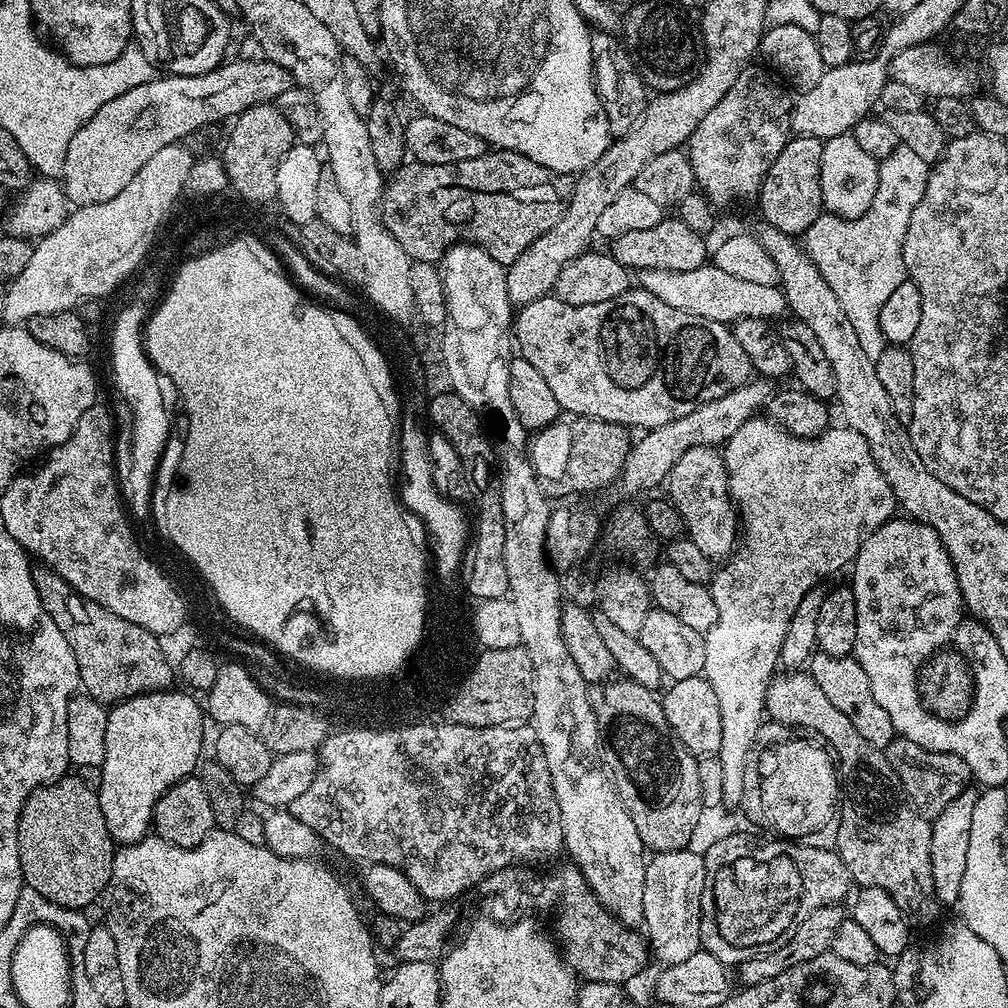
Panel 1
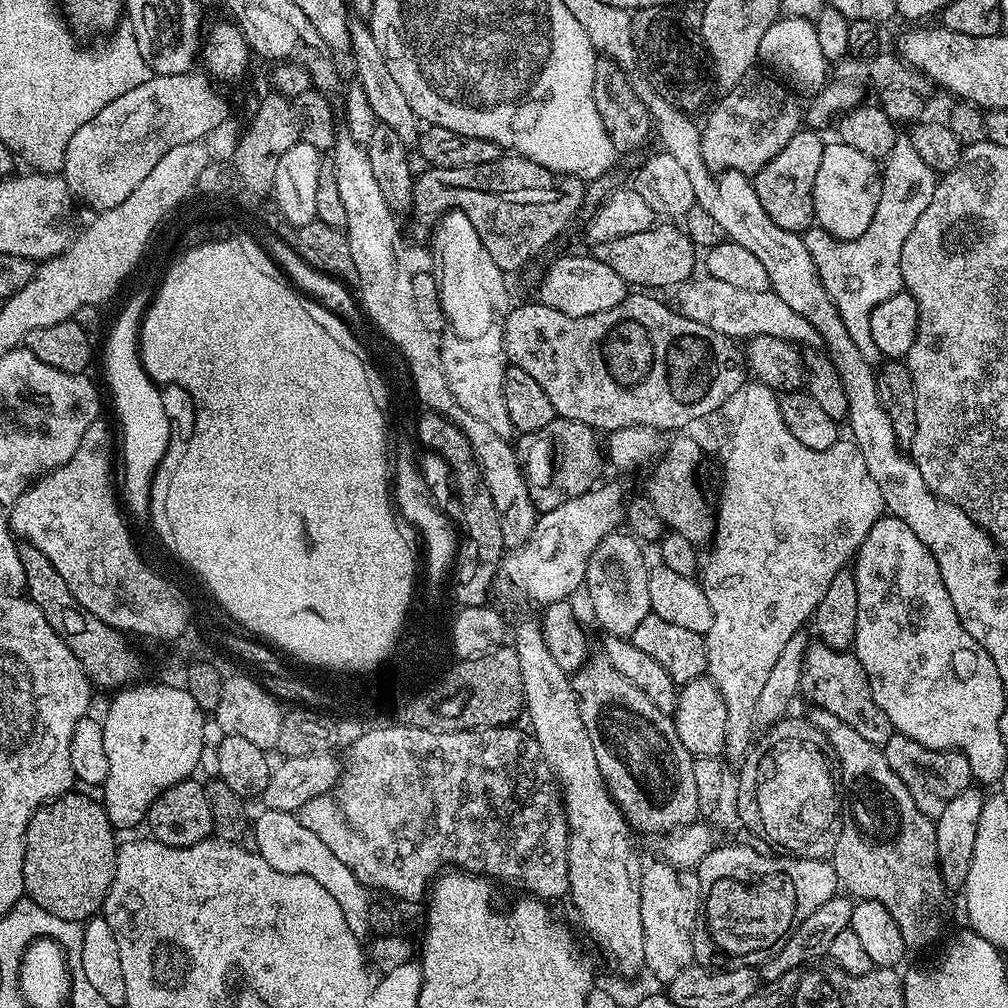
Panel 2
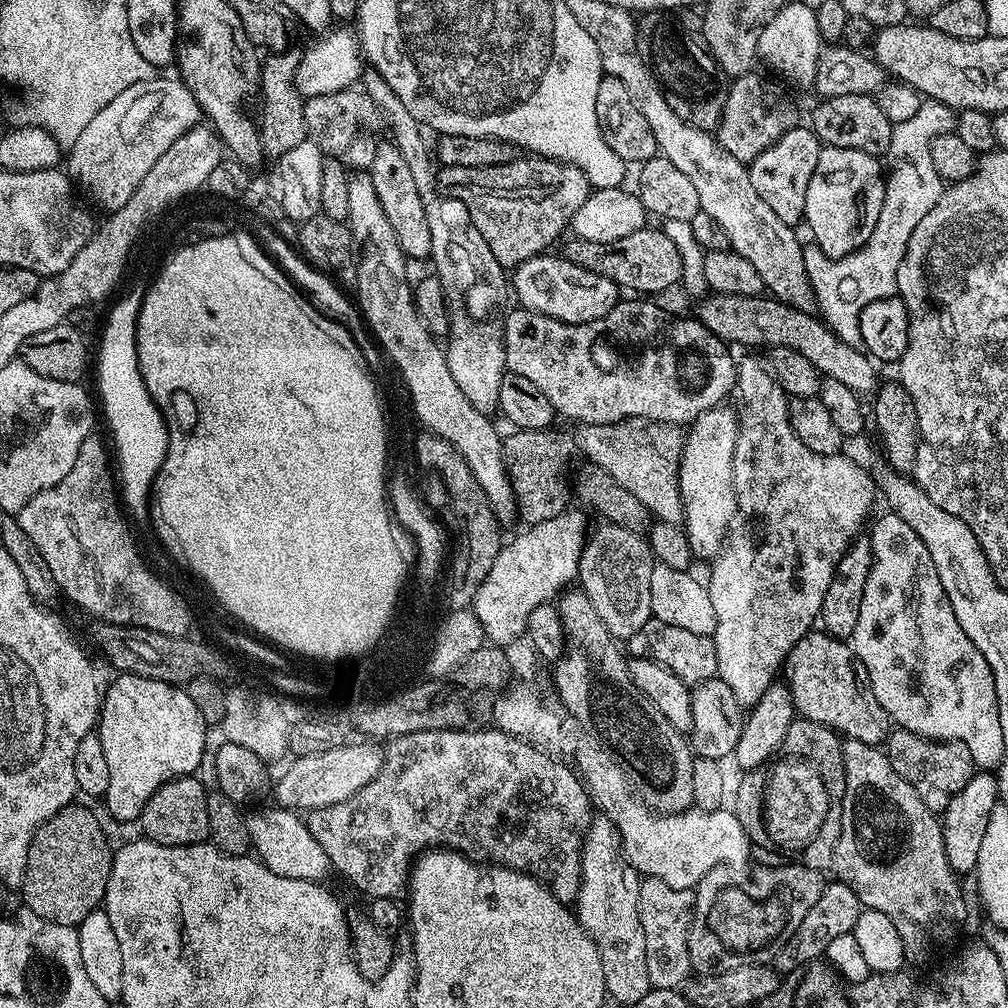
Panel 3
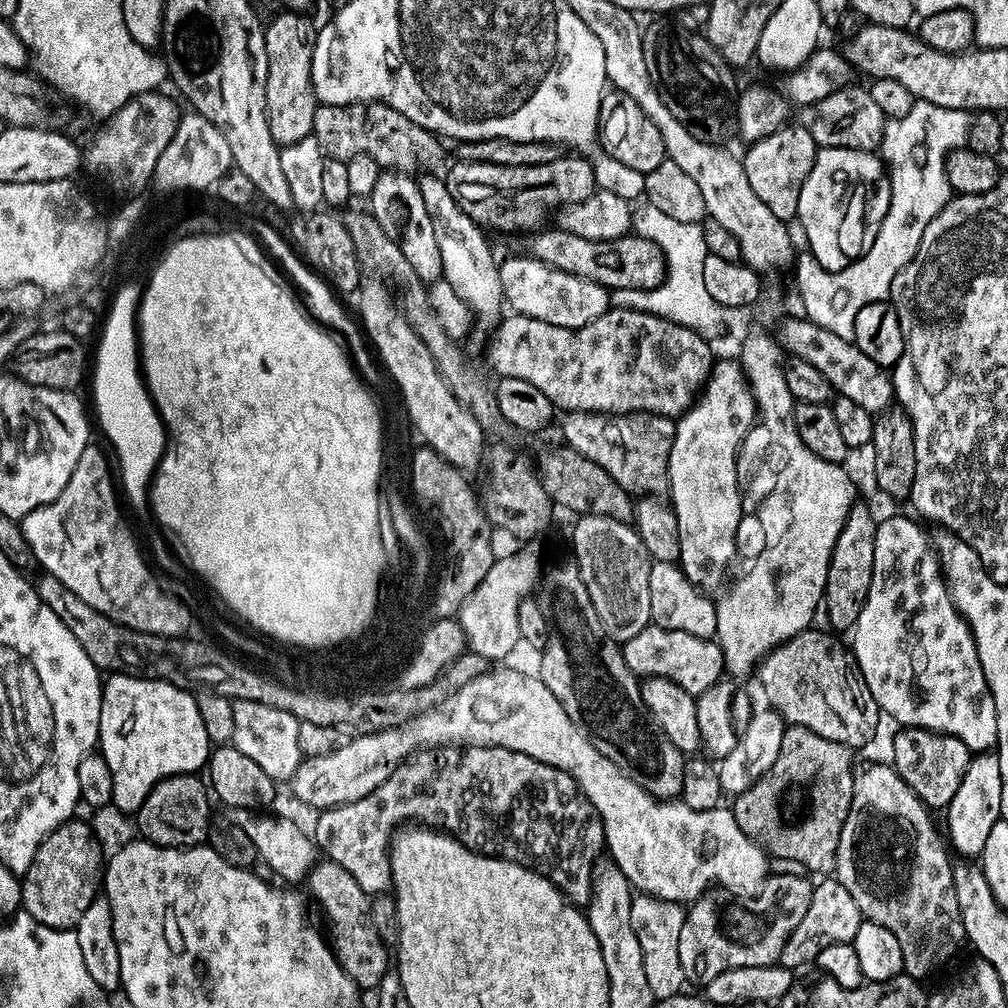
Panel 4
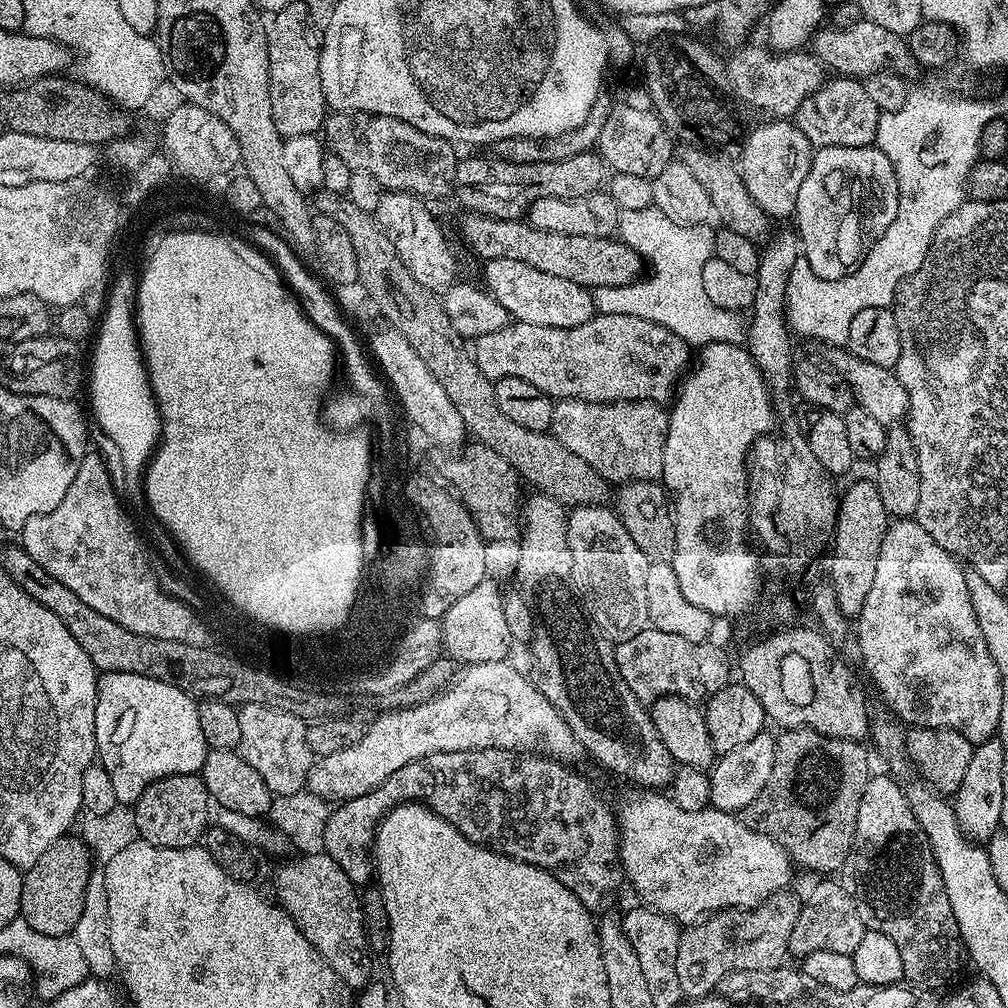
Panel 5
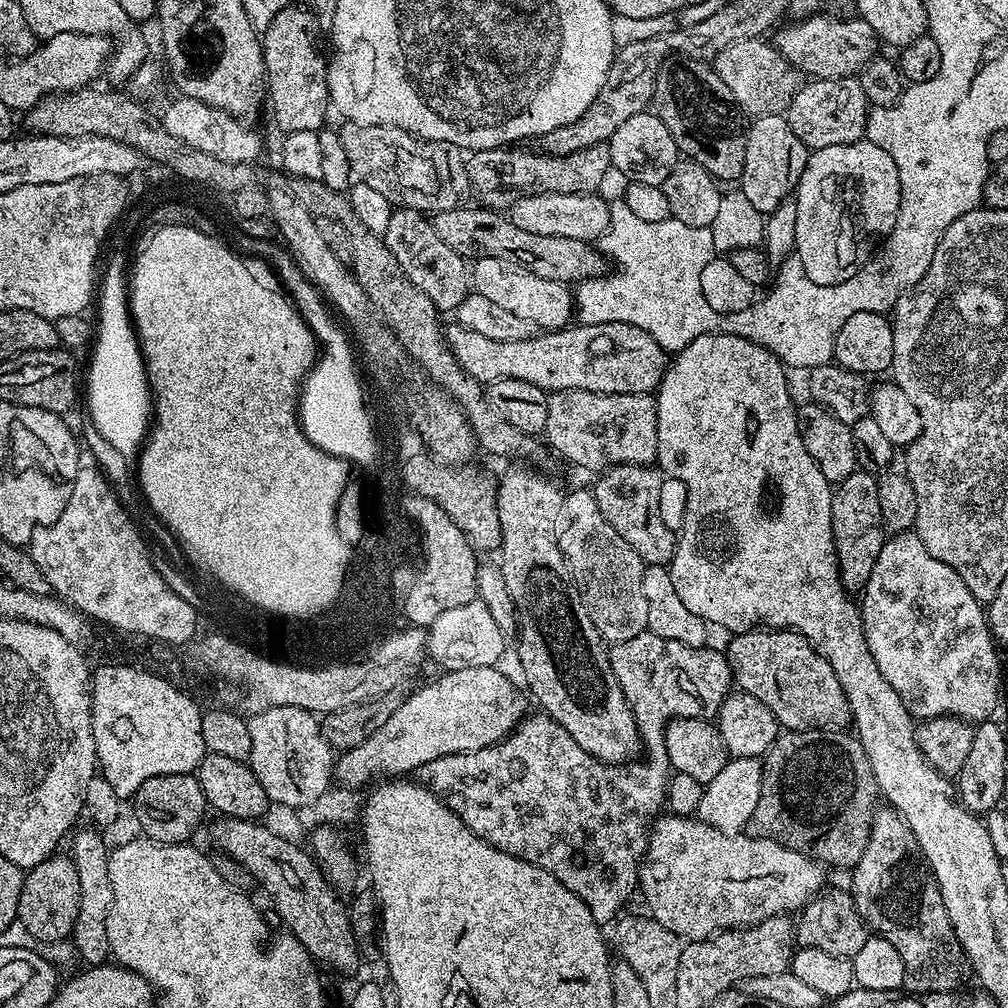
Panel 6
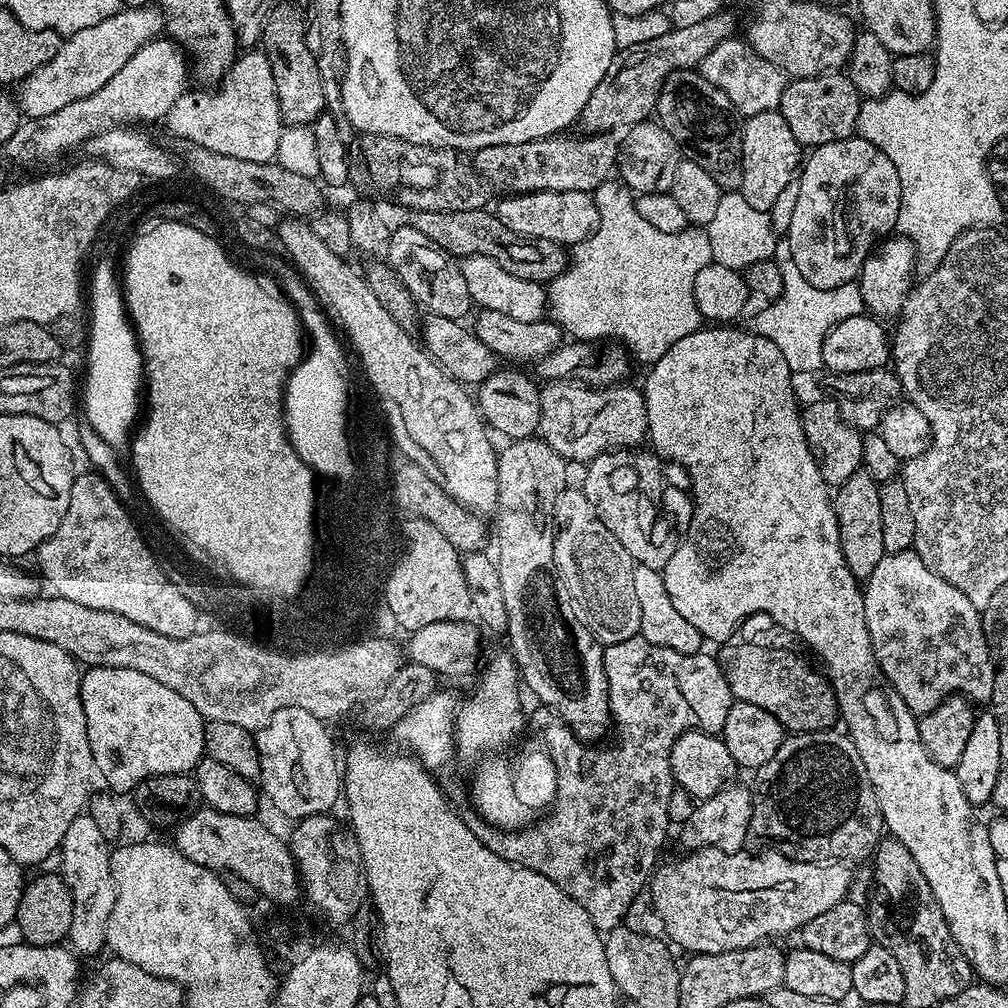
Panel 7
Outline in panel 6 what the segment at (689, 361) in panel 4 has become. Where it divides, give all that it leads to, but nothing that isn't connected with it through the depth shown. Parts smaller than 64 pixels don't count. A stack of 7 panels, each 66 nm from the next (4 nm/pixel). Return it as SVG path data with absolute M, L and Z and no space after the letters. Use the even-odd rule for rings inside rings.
M458 322L444 329L444 339L468 376L485 386L496 380L514 378L530 382L545 392L577 388L598 394L649 394L660 387L670 356L646 330L622 322L581 324L544 330L518 342L494 342Z

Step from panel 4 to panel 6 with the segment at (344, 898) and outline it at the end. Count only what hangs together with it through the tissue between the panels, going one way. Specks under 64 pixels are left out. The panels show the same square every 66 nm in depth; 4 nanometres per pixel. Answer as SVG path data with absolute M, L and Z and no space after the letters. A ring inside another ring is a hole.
M217 819L212 840L223 855L241 863L256 879L259 891L268 895L287 931L321 965L329 964L336 972L352 972L360 964L362 950L354 942L345 901L334 891L324 871L307 847L280 838L255 820Z

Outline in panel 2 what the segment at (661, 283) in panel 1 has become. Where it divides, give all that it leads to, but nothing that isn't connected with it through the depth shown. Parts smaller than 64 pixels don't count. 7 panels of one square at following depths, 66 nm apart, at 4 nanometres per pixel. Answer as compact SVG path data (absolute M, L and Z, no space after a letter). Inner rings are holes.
M701 276L701 280L693 278L675 289L674 307L686 318L694 318L694 322L702 322L702 326L710 326L710 330L718 330L718 334L730 336L737 342L747 341L748 337L758 334L770 334L808 350L821 347L818 330L814 330L814 326L806 322L806 318L801 318L791 306L786 306L778 294L771 290L741 290L727 282L718 282L718 278L713 276Z

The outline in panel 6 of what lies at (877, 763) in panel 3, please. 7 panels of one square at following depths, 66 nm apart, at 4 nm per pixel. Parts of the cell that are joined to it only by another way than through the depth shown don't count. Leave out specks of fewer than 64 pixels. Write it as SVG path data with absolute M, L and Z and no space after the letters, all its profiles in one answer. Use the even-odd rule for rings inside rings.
M881 807L872 817L872 829L866 842L866 850L862 850L862 858L858 858L850 876L852 876L850 891L858 914L869 929L886 938L886 942L890 942L890 946L894 946L894 950L898 950L898 955L902 958L904 988L909 993L924 996L935 992L955 993L955 988L960 984L960 975L966 972L964 951L960 949L960 943L954 934L950 914L946 914L946 902L942 902L938 882L925 862L910 826L906 826L903 818L892 811L891 807Z

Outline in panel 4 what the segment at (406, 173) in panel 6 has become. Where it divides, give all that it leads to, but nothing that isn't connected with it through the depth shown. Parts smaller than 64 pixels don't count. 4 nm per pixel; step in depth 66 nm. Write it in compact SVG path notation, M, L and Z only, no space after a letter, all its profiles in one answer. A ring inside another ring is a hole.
M379 102L320 104L314 114L312 135L325 157L347 162L355 155L369 155L384 170L412 174L419 164L424 170L436 170L444 160L441 137L410 122L406 114L398 114L398 110Z

